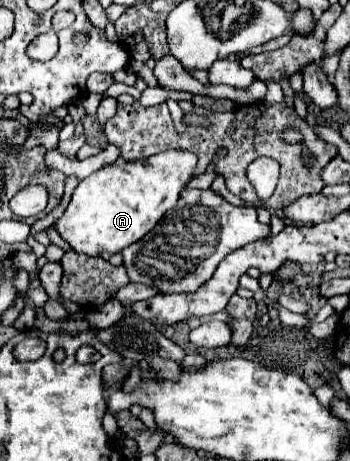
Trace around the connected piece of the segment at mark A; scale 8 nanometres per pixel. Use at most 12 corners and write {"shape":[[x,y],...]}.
{"shape":[[189,150],[81,180],[59,234],[87,256],[143,238],[195,178]]}

